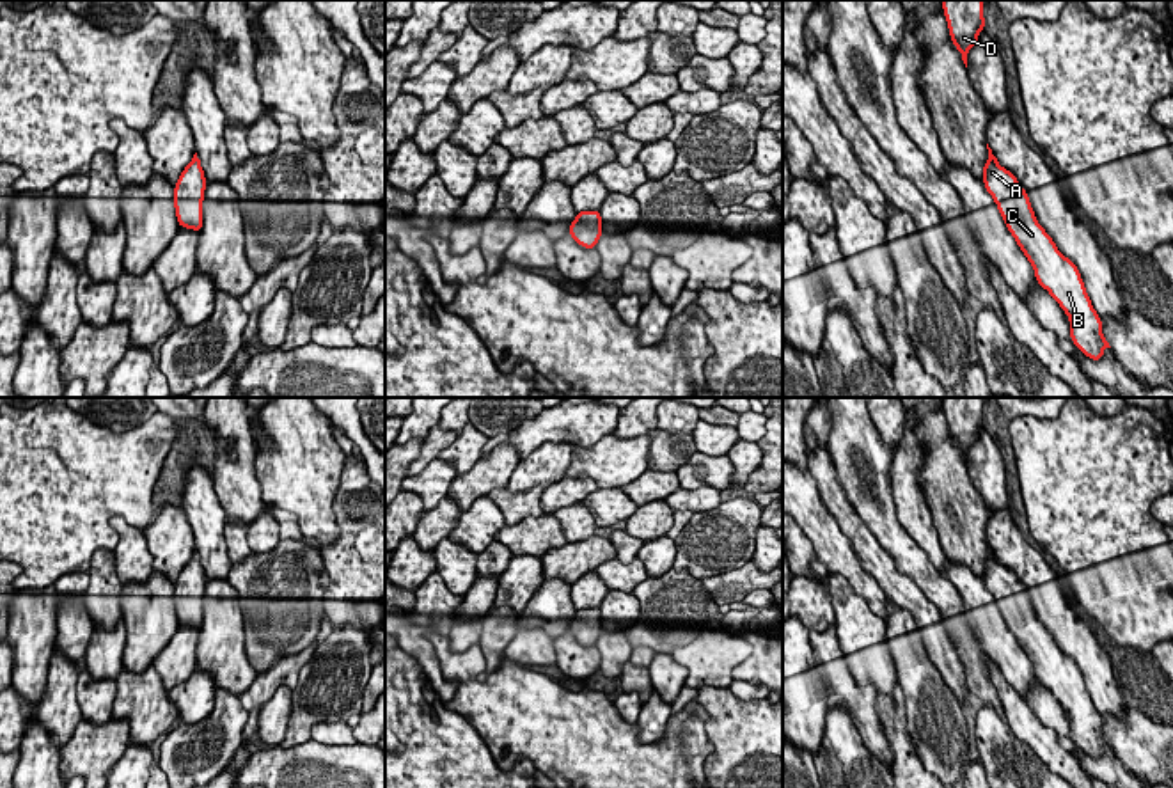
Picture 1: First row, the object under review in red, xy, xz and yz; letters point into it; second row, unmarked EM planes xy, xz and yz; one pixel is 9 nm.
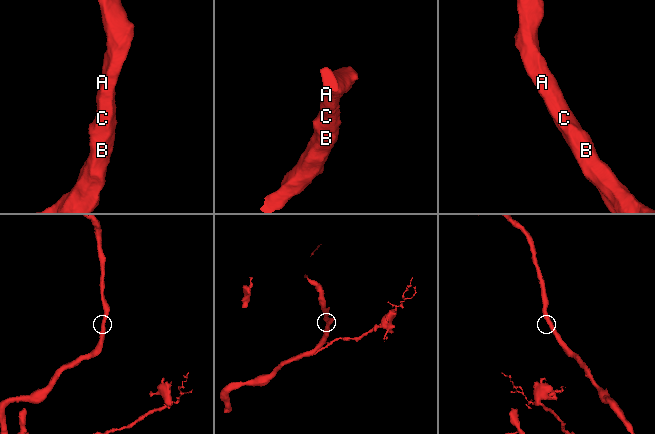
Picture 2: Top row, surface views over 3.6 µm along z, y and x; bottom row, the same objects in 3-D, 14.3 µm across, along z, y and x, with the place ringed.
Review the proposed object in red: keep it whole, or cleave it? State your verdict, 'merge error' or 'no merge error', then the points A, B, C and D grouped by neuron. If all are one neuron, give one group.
no merge error; groups A B C D

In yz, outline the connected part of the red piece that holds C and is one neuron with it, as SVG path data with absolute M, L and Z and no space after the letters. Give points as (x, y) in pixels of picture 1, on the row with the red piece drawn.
M988 147L983 165L985 190L992 195L997 209L1031 263L1036 282L1049 291L1070 321L1070 339L1091 360L1100 360L1111 348L1102 334L1102 319L1091 305L1084 280L1074 261L1065 257L1052 238L1038 224L1027 192L1015 174L999 165Z

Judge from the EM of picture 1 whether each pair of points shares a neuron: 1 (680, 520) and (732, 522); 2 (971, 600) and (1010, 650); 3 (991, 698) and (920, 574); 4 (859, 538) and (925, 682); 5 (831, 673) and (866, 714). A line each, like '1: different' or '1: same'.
1: different
2: same
3: same
4: different
5: same

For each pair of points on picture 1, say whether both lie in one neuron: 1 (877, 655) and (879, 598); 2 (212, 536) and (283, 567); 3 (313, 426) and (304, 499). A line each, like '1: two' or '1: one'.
1: two
2: two
3: one

